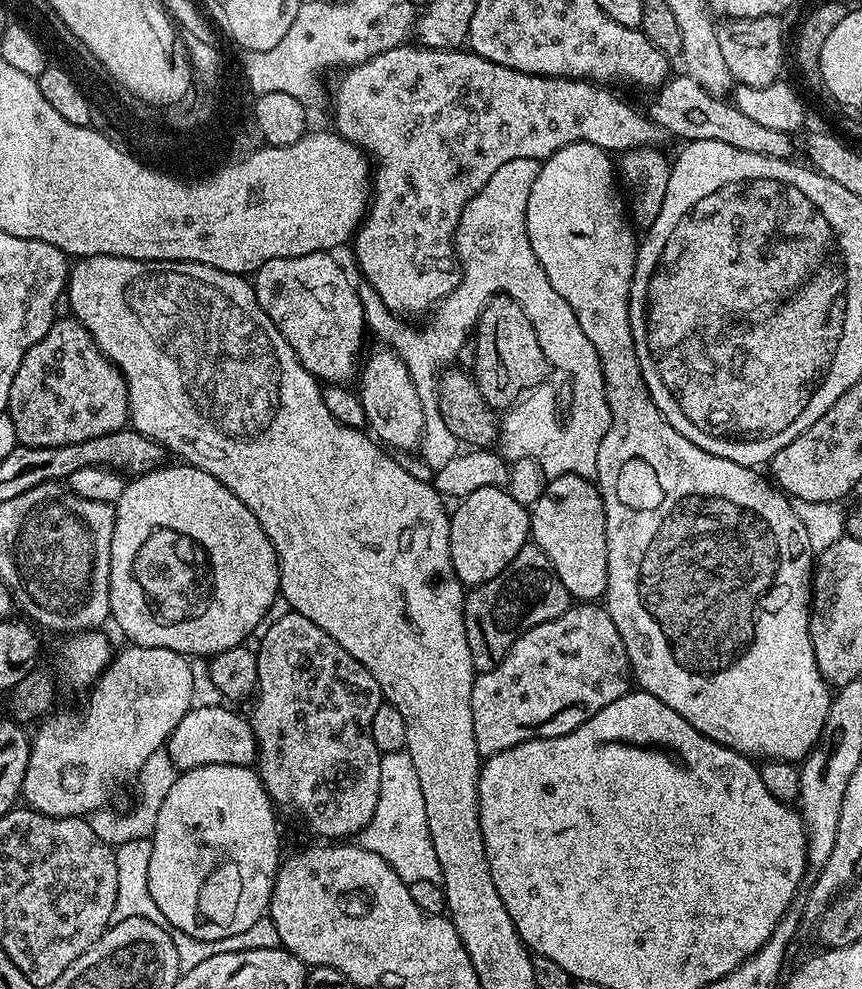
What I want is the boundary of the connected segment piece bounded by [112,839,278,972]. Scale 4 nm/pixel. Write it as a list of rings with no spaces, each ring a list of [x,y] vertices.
[[[151,839],[124,841],[115,845],[114,851],[118,866],[118,898],[114,902],[113,921],[125,920],[131,916],[141,916],[154,922],[154,926],[166,930],[166,934],[170,934],[170,942],[174,942],[174,951],[178,954],[178,966],[181,972],[194,970],[194,966],[198,966],[198,962],[206,962],[206,958],[214,958],[214,954],[226,954],[238,950],[270,950],[277,947],[278,940],[274,935],[272,919],[268,914],[258,918],[258,922],[254,922],[254,926],[242,930],[242,934],[234,934],[230,938],[221,940],[199,940],[178,930],[178,926],[171,924],[166,918],[166,914],[162,914],[162,910],[158,910],[158,906],[154,906],[154,898],[150,898],[148,893],[148,867],[150,866],[151,849]]]

